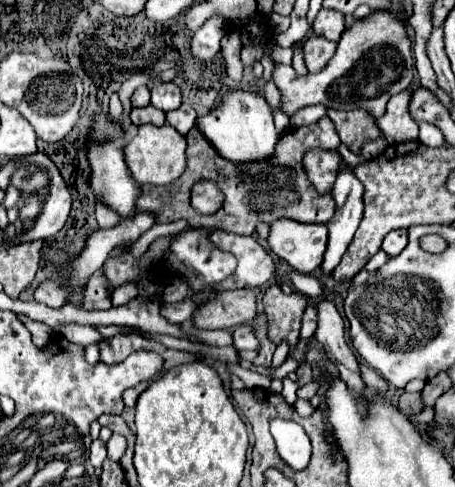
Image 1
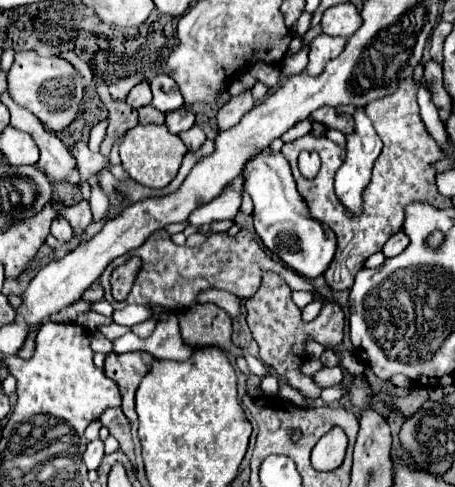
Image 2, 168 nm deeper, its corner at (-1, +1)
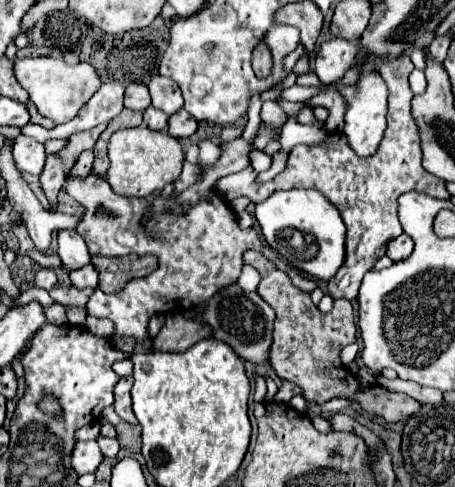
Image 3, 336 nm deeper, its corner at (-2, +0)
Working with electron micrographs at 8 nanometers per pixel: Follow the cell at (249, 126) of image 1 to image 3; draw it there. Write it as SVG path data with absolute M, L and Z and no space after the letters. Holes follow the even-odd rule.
M290 189L272 193L256 205L256 219L262 227L266 243L286 257L296 269L318 279L332 279L346 259L344 221L334 205L316 189Z

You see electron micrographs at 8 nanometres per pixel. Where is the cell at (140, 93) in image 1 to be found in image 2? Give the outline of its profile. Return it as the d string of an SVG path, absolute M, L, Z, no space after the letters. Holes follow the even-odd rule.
M147 82L137 84L137 86L129 92L129 96L127 96L127 104L133 106L133 108L141 108L141 106L151 104L151 90L149 90L149 84L147 84Z

